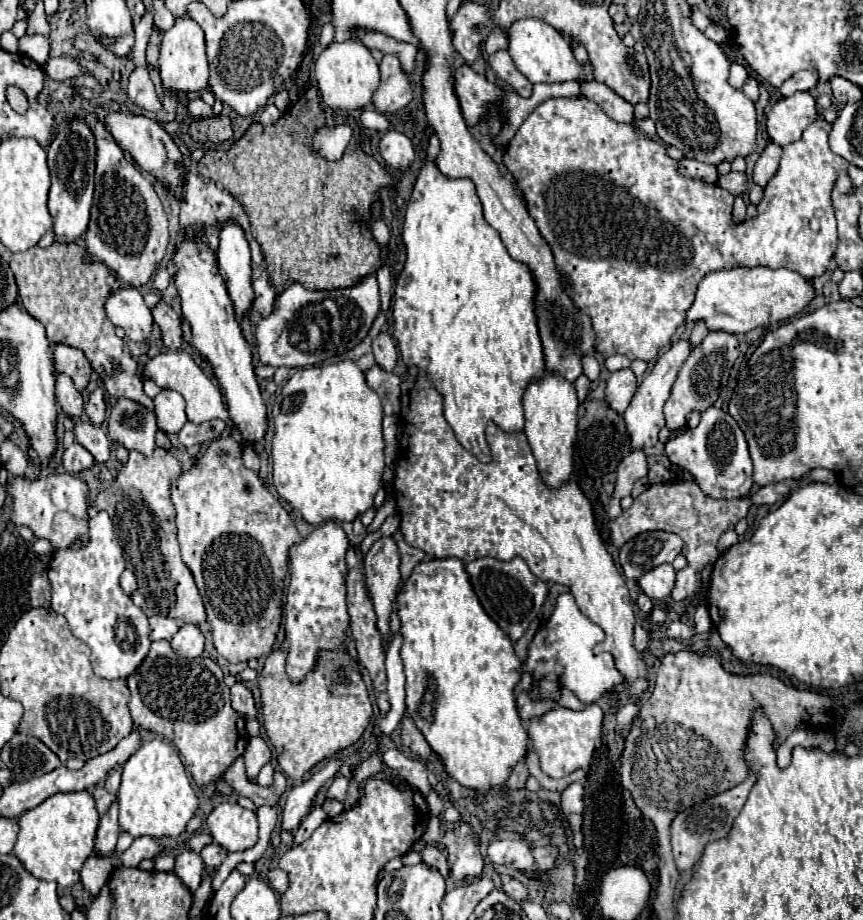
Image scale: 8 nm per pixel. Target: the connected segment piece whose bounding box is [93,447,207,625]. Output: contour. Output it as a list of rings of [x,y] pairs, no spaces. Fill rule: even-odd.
[[[155,449],[151,457],[137,451],[129,453],[127,465],[117,475],[115,483],[99,493],[94,506],[111,515],[115,533],[139,581],[139,593],[145,597],[147,607],[161,615],[179,619],[181,623],[203,625],[207,615],[193,581],[191,571],[185,567],[175,535],[175,509],[169,499],[169,487],[179,477],[179,461],[167,449]]]

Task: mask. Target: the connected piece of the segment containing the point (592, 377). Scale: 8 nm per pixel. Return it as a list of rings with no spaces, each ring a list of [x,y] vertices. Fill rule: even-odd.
[[[583,357],[583,369],[585,369],[585,375],[591,382],[597,380],[601,375],[601,365],[599,361],[593,357]]]

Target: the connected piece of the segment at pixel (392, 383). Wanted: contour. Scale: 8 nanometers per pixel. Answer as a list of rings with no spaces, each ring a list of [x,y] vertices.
[[[377,365],[365,373],[365,379],[367,379],[367,385],[369,385],[371,389],[375,389],[377,395],[381,397],[385,415],[399,413],[399,409],[401,409],[401,403],[399,403],[401,379],[399,379],[397,375],[393,375],[393,373],[383,371],[383,369],[377,367]]]

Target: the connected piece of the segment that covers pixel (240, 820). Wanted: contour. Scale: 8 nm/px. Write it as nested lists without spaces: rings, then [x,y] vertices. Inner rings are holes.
[[[223,801],[207,817],[213,839],[229,853],[251,849],[257,843],[257,817],[237,803]]]

